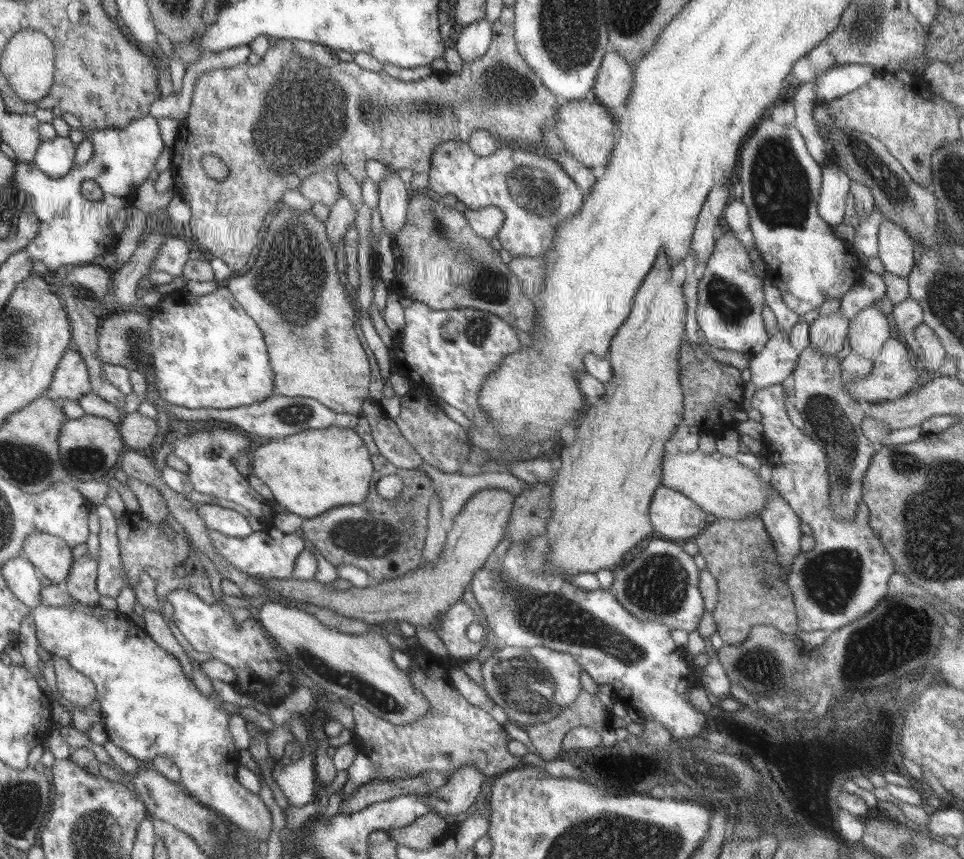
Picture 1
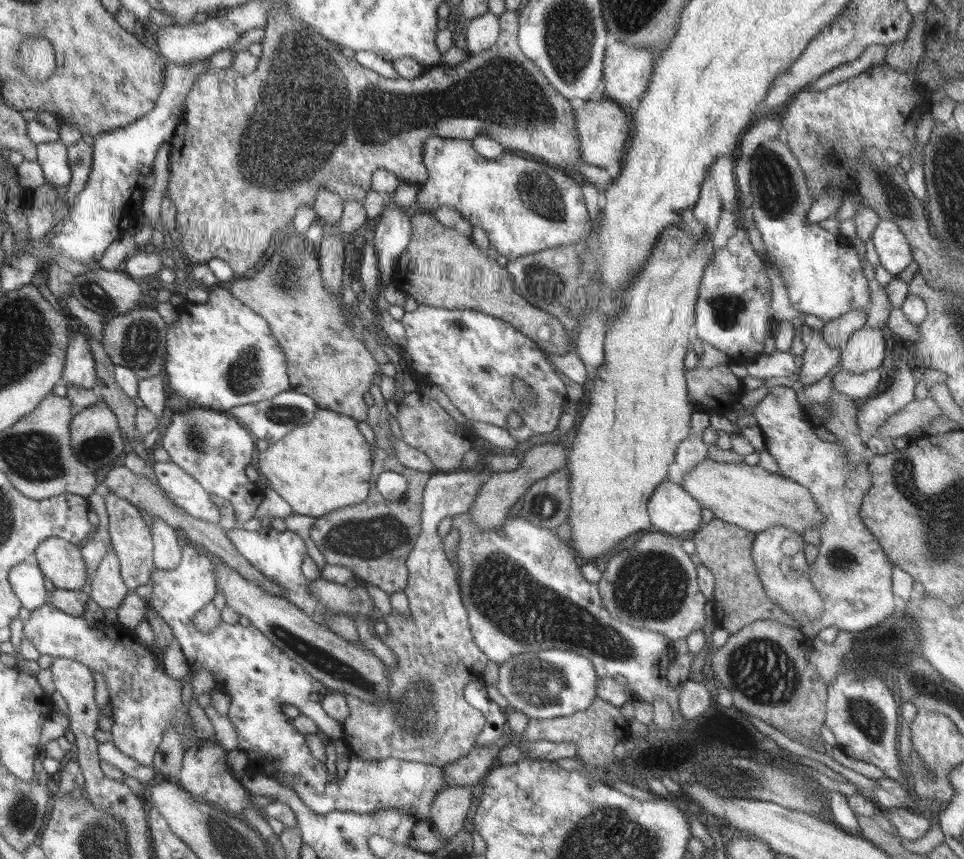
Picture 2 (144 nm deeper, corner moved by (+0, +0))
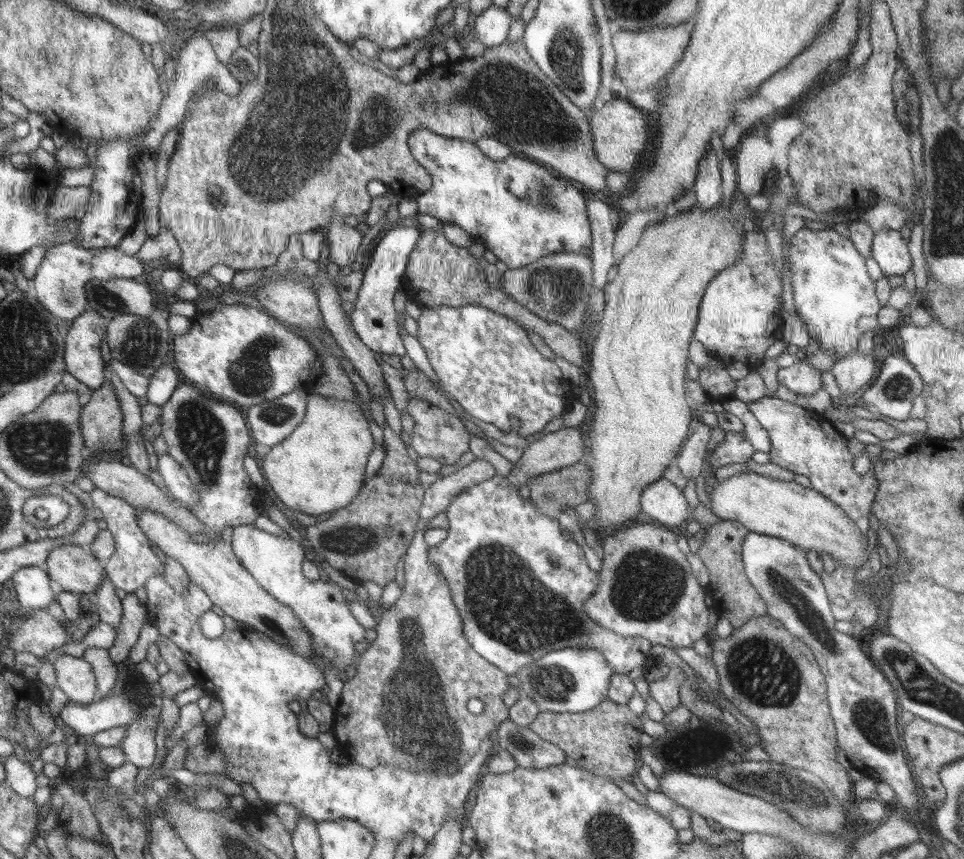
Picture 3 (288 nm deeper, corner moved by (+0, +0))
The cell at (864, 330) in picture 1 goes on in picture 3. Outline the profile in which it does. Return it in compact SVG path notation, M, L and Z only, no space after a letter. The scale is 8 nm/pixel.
M853 352L851 356L837 360L835 366L831 366L831 374L843 398L859 396L861 386L867 386L867 382L875 374L875 360L871 354L861 356L859 352Z

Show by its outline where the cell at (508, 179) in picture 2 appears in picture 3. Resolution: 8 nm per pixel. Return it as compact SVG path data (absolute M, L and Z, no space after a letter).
M421 128L409 134L407 142L415 162L423 170L427 170L427 174L433 178L431 190L415 198L417 212L429 214L437 218L441 224L443 222L457 224L461 230L465 230L471 236L471 240L479 240L487 250L491 250L497 262L503 262L507 268L515 270L529 262L537 262L539 258L549 254L559 254L559 252L581 254L583 248L591 248L593 240L589 234L585 198L573 188L573 184L569 184L569 180L559 178L549 168L539 166L531 160L523 160L519 154L495 162L469 140L447 138Z

